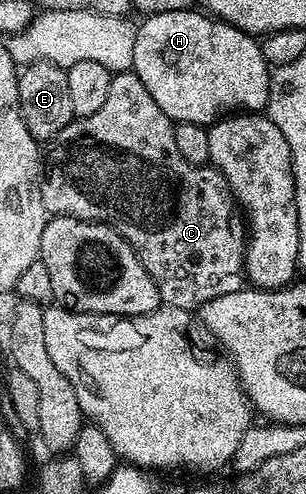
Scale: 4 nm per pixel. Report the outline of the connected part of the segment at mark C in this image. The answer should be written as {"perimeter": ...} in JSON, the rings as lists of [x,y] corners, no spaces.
{"perimeter":[[[122,71],[113,74],[110,81],[110,94],[106,97],[106,102],[99,107],[95,113],[90,113],[90,117],[81,119],[73,118],[72,122],[66,125],[64,131],[60,131],[50,141],[49,149],[46,151],[46,170],[42,175],[40,192],[44,202],[45,212],[49,216],[73,215],[79,219],[93,219],[95,223],[110,223],[119,231],[126,242],[133,247],[160,294],[161,304],[186,309],[195,312],[201,307],[205,307],[214,297],[226,297],[226,293],[234,293],[245,286],[246,276],[244,274],[244,249],[246,246],[243,238],[236,239],[236,231],[232,228],[232,207],[234,200],[232,190],[228,187],[224,174],[221,171],[213,170],[211,166],[191,163],[182,157],[178,144],[174,142],[174,124],[166,113],[162,113],[162,108],[150,97],[146,85],[136,76],[135,71]]]}

